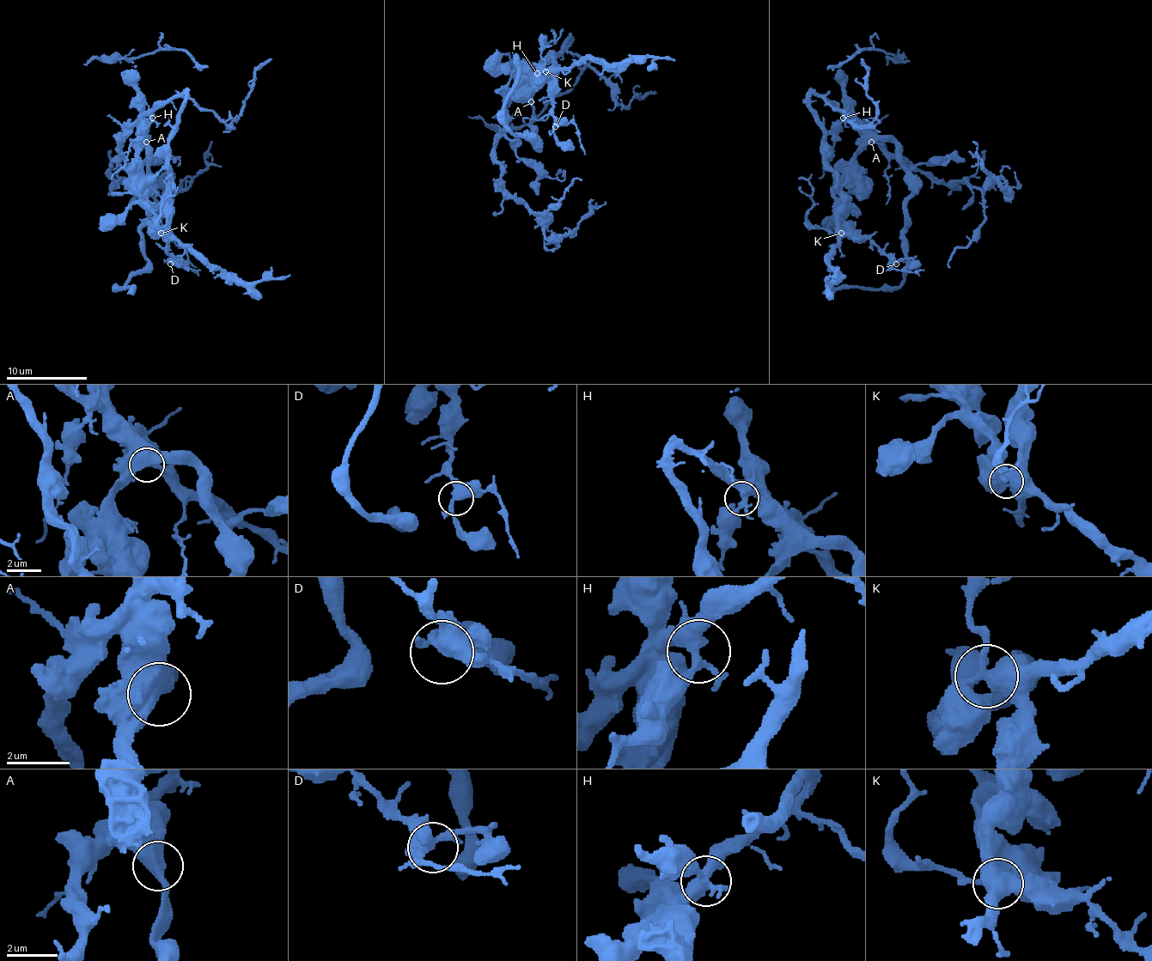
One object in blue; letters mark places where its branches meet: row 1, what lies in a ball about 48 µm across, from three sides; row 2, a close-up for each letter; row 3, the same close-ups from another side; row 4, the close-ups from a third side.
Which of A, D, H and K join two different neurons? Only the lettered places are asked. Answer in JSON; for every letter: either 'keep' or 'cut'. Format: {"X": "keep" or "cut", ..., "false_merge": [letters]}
{"A": "keep", "D": "keep", "H": "keep", "K": "keep", "false_merge": []}

